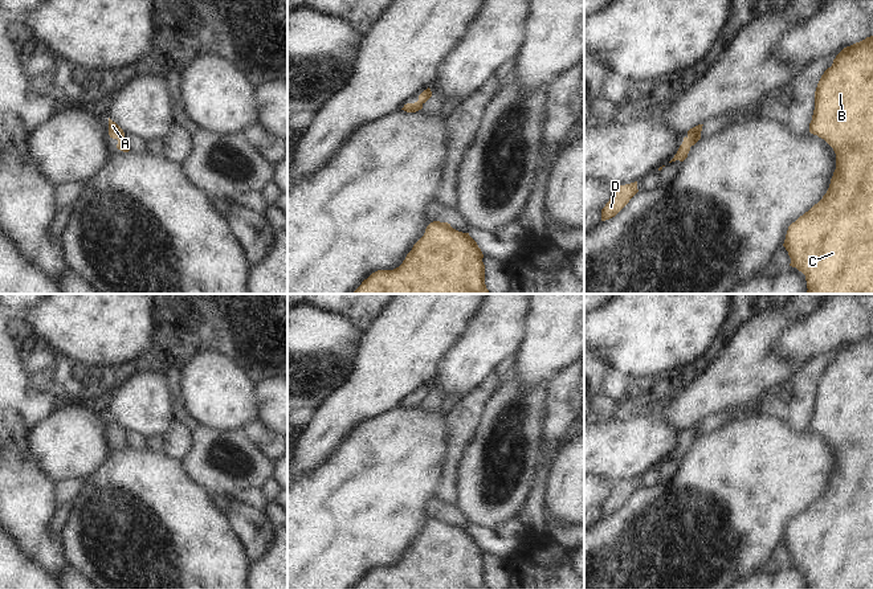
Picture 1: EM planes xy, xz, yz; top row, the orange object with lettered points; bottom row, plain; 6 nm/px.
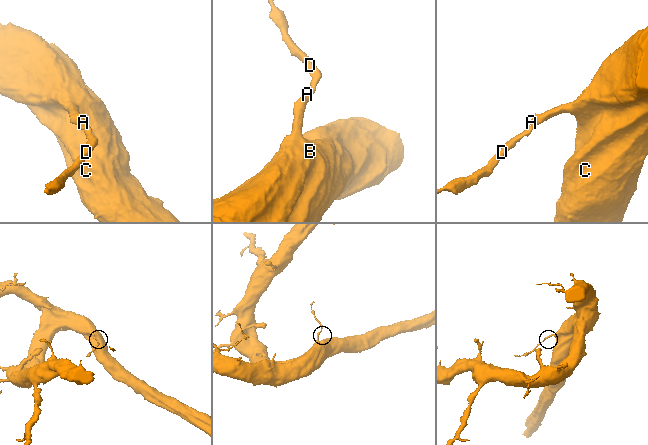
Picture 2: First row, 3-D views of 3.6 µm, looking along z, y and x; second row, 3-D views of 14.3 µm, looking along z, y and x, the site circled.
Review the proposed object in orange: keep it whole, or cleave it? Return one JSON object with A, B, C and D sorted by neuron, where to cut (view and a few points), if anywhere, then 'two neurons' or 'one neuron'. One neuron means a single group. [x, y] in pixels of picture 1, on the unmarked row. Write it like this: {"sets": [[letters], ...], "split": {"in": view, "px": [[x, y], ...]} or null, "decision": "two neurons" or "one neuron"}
{"sets": [["A", "B", "C", "D"]], "split": null, "decision": "one neuron"}

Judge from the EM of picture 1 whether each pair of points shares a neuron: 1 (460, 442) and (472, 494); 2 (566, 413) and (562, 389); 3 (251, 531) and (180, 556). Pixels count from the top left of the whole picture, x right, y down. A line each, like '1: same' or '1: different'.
1: different
2: same
3: different

